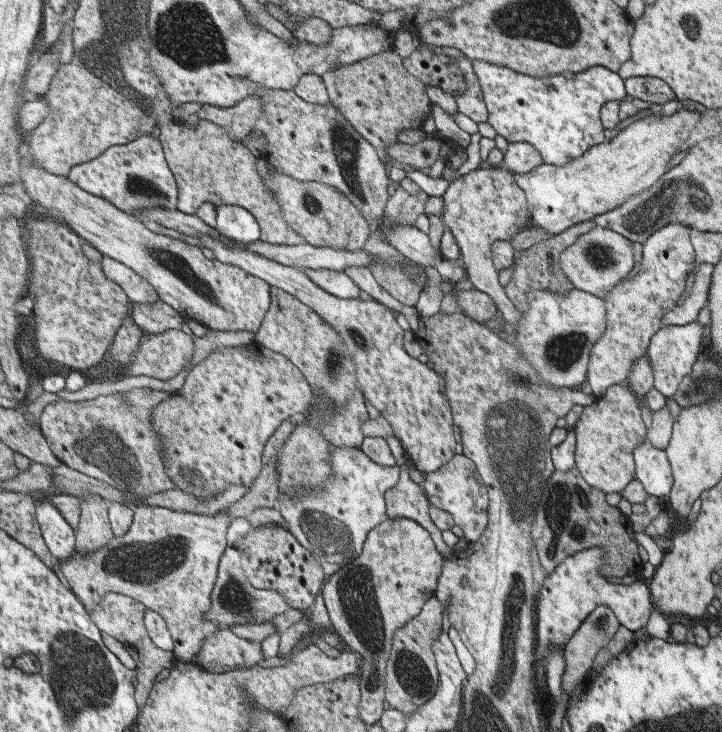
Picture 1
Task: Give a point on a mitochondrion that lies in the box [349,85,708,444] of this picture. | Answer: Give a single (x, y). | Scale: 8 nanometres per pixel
(563, 352)

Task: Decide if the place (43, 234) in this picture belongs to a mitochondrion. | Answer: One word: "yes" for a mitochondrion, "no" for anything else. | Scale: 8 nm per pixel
yes

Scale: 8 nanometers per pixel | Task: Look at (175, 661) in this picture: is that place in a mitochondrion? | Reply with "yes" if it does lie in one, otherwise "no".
no

